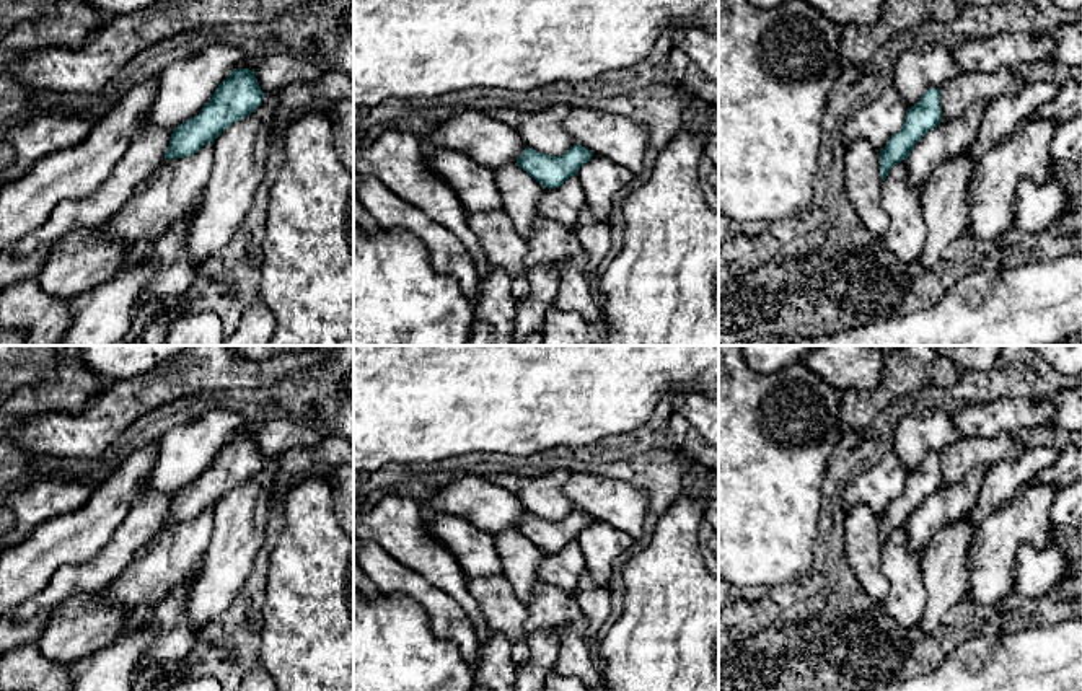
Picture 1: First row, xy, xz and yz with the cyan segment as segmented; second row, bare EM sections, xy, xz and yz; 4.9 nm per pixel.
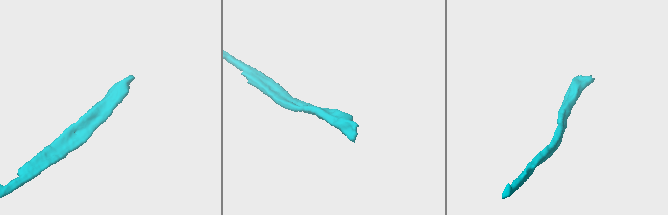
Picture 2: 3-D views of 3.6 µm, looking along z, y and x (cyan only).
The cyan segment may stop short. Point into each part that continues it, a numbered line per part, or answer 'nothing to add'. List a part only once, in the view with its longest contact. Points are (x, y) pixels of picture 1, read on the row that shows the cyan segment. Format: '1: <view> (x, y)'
nothing to add

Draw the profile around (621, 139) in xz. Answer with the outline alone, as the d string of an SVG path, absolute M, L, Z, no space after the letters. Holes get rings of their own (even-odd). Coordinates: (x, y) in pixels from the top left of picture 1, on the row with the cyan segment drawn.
M572 108L564 121L564 129L593 155L608 158L634 174L644 169L649 129L632 117Z

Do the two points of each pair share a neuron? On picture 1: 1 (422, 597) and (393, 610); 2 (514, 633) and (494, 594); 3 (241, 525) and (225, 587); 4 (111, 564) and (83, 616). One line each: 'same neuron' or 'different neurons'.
1: different neurons
2: same neuron
3: same neuron
4: different neurons

